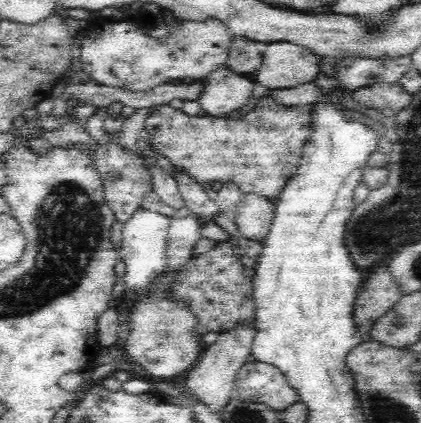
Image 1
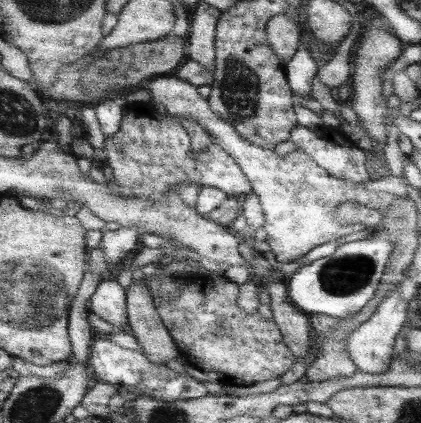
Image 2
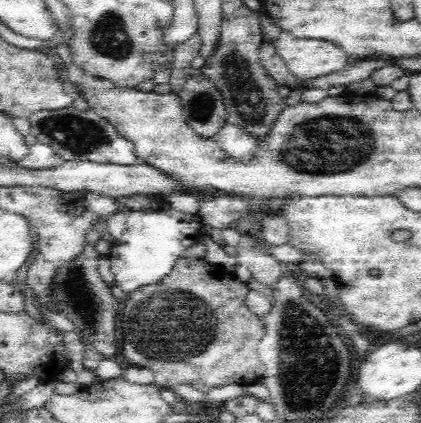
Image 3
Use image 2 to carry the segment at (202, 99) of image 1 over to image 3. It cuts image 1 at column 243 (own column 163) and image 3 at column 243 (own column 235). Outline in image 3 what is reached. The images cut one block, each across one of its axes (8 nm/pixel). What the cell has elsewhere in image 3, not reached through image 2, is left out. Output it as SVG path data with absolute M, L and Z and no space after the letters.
M230 122L224 124L224 128L220 128L214 140L216 146L220 146L220 150L224 150L224 154L228 154L228 158L232 160L248 162L258 152L258 142L254 142L248 136L248 132L244 132L240 126Z

